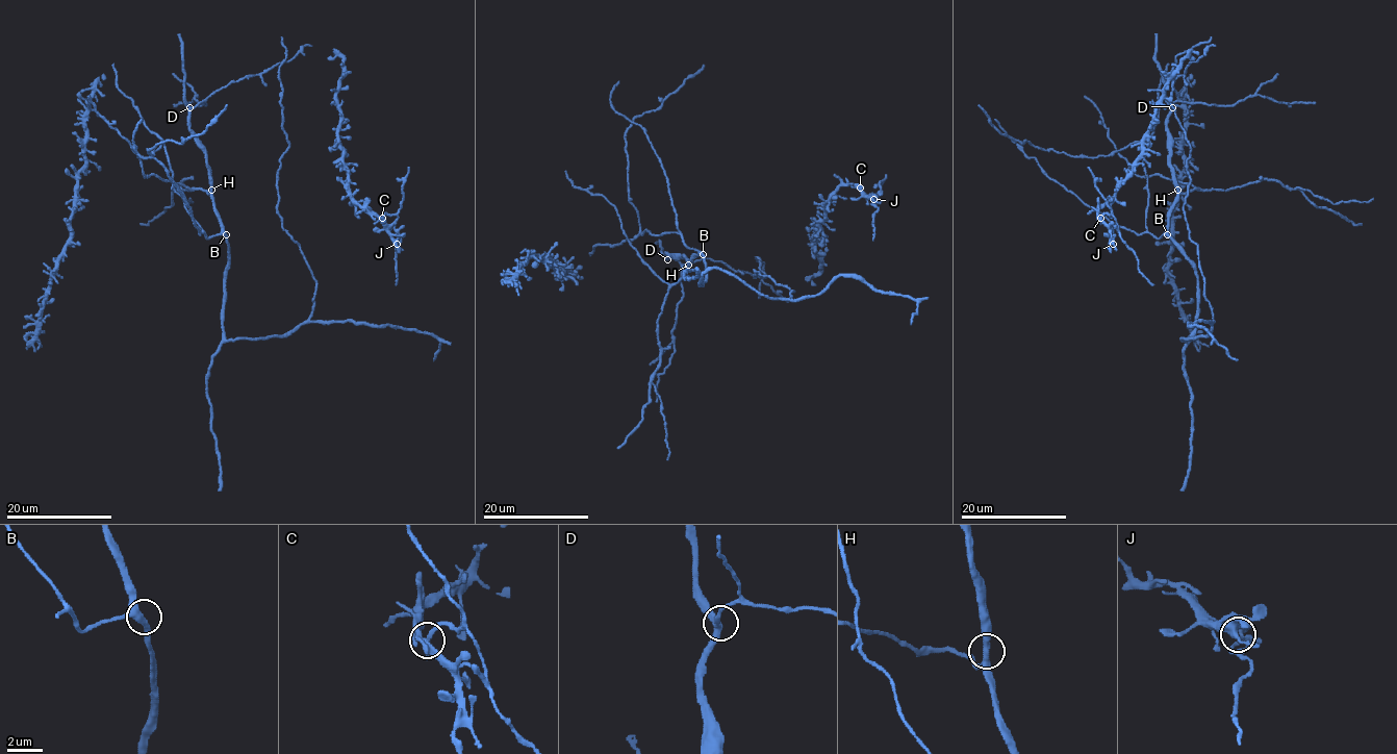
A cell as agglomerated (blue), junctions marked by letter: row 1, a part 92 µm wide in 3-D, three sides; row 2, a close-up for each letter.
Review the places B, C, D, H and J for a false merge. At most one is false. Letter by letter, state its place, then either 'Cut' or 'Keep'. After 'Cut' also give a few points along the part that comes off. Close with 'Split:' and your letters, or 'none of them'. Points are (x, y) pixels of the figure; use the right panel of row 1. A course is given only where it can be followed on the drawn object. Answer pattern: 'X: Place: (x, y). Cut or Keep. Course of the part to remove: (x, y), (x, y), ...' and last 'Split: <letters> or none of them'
B: Place: (1167, 234). Keep
C: Place: (1100, 218). Cut. Course of the part to remove: (1100, 219), (1105, 212), (1114, 217), (1122, 241), (1134, 253), (1138, 270), (1153, 284)
D: Place: (1172, 107). Keep
H: Place: (1177, 190). Keep
J: Place: (1113, 244). Keep
Split: C

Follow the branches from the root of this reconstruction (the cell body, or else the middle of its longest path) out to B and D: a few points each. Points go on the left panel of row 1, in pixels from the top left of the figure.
B: (212, 198), (221, 227), (226, 234)
D: (212, 198), (206, 149), (189, 128), (189, 107)

